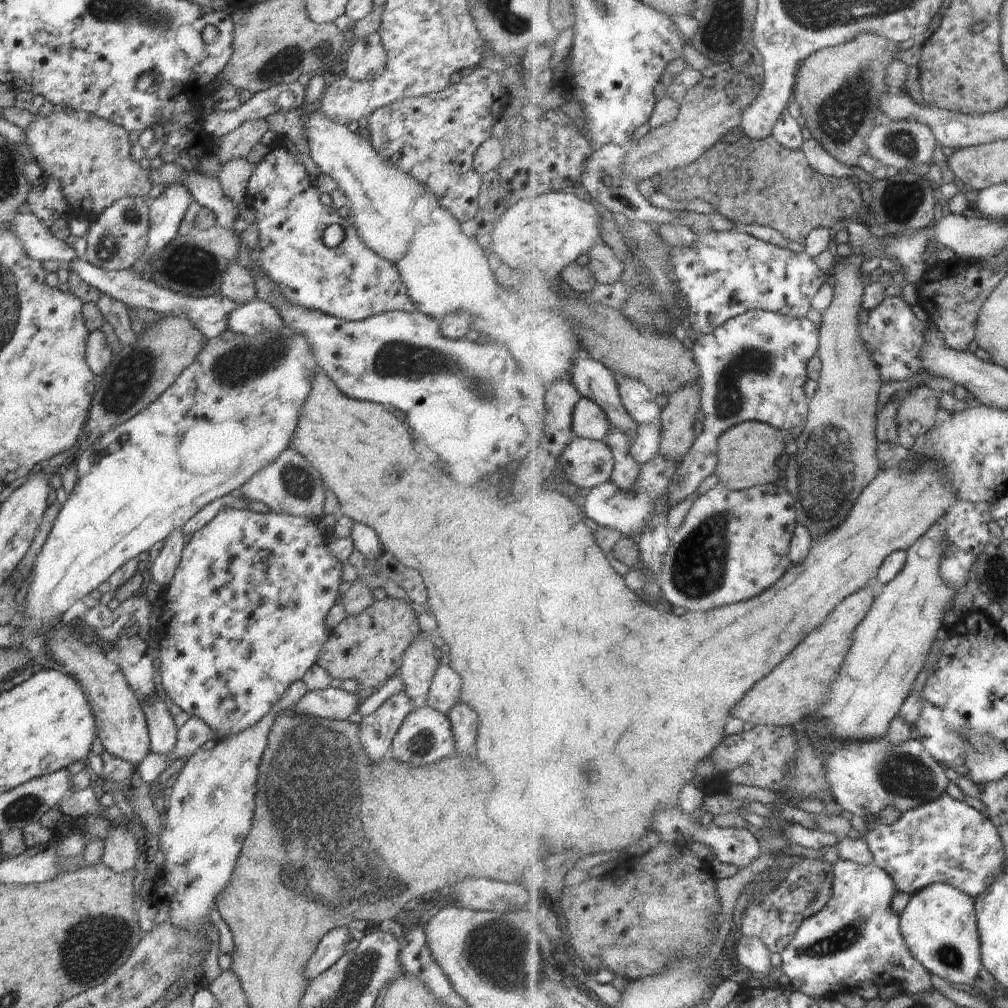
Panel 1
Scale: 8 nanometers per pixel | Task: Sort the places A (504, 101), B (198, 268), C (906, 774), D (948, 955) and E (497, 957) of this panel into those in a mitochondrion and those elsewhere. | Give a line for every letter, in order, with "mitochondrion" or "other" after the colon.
A: other
B: mitochondrion
C: mitochondrion
D: mitochondrion
E: mitochondrion

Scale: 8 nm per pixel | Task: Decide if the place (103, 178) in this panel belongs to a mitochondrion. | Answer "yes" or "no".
no

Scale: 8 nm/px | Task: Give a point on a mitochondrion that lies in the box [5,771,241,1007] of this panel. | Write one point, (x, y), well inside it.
(107, 935)

